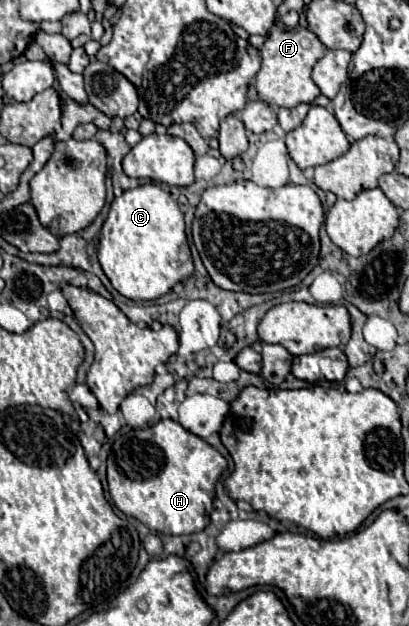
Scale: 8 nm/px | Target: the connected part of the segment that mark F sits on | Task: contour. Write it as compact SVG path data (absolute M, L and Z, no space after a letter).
M276 21L272 25L264 45L260 47L262 69L254 81L258 99L262 99L264 103L268 103L272 107L286 107L286 109L292 109L300 103L312 105L314 99L320 95L320 89L312 81L310 73L312 73L314 63L318 59L322 59L324 53L326 53L326 47L320 43L320 39L310 29L300 27L300 25L286 27L280 21Z

